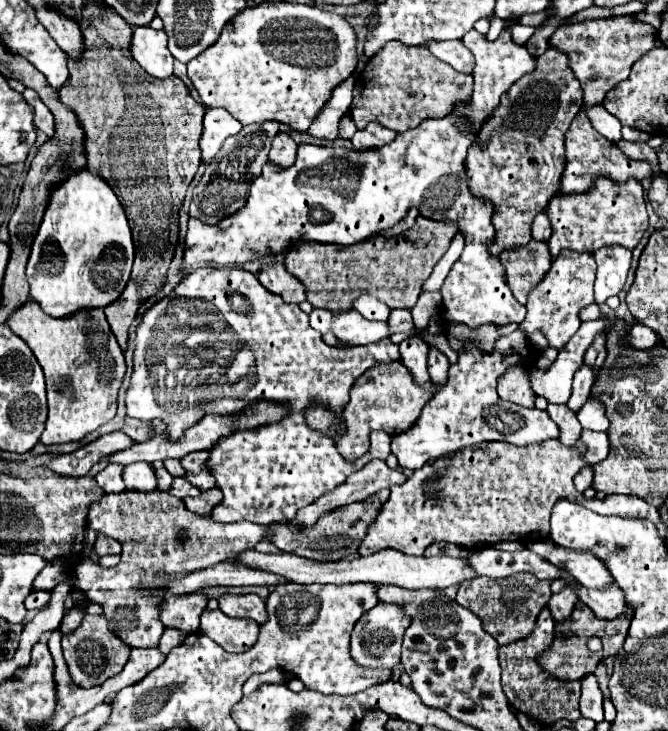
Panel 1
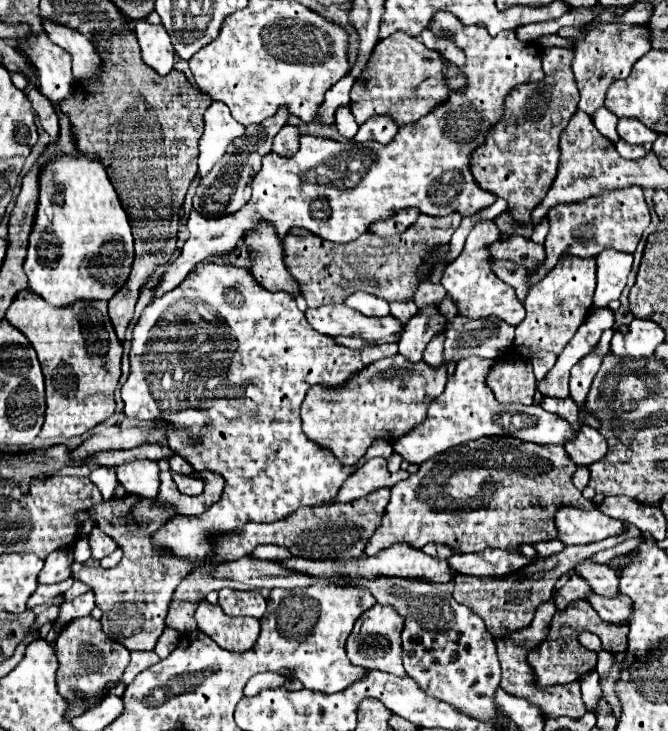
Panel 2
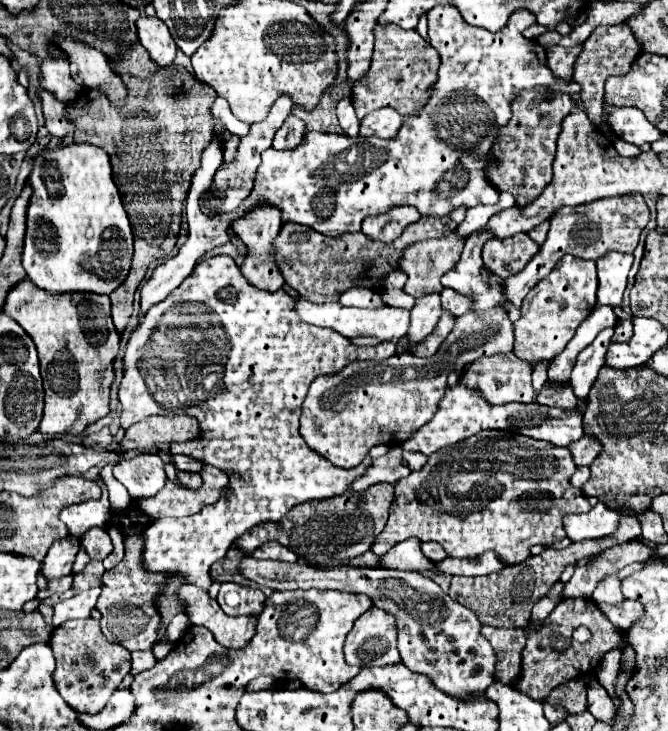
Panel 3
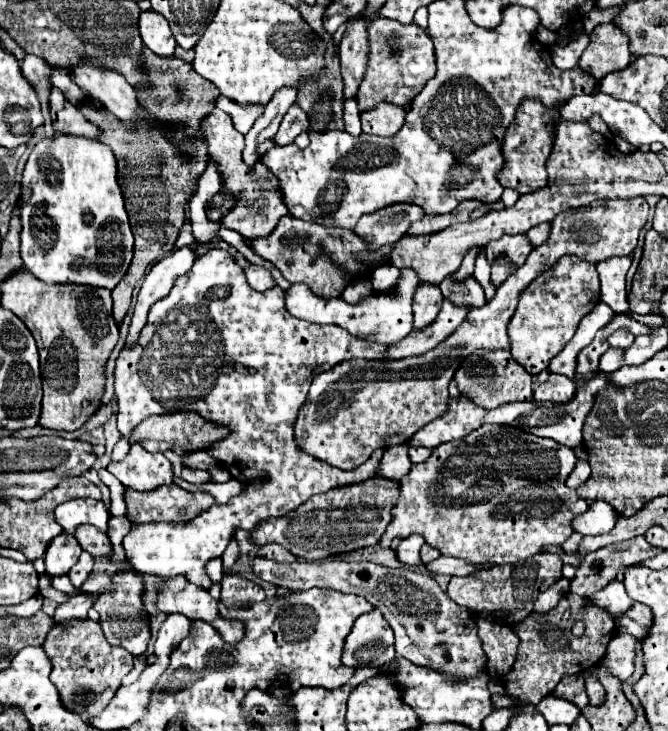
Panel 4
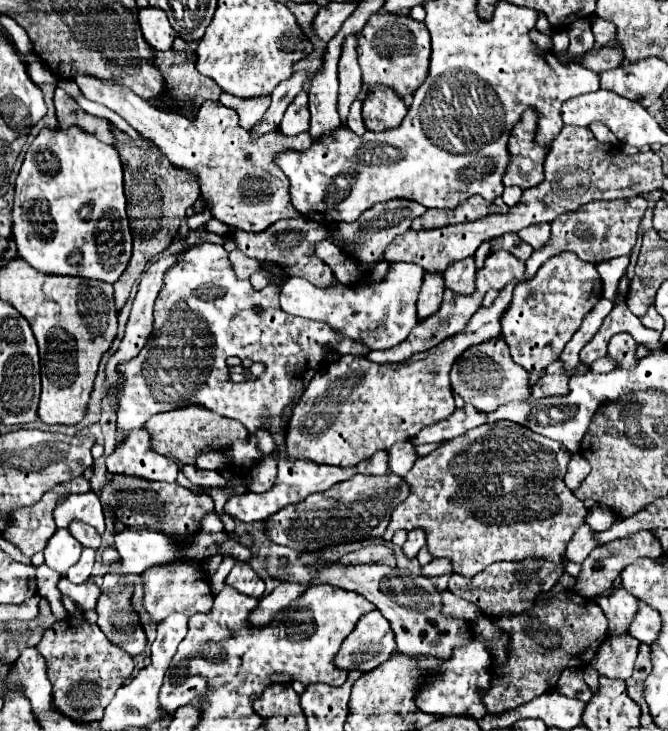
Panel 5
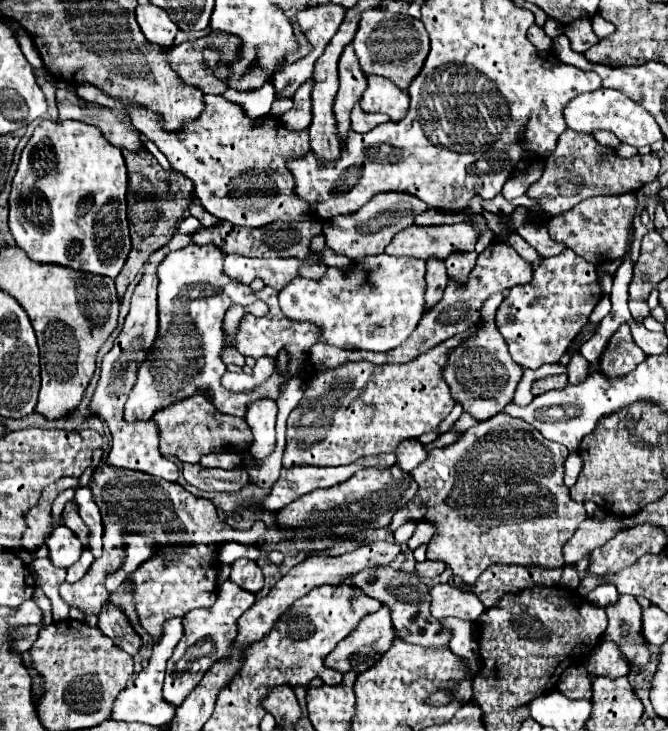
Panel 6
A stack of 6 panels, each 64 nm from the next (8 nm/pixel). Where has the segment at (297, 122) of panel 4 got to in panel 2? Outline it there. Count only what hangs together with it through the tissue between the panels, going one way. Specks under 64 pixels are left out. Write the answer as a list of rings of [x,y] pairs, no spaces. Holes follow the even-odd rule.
[[[282,126],[282,130],[276,134],[274,138],[274,144],[272,144],[272,150],[276,154],[288,154],[292,156],[294,152],[298,152],[298,140],[300,140],[300,130],[298,126]]]

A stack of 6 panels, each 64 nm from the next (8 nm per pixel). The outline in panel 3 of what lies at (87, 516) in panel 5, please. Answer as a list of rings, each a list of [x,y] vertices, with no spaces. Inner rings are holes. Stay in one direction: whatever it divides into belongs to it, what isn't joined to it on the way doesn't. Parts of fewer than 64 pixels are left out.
[[[99,475],[98,484],[104,492],[98,502],[88,500],[82,504],[72,504],[60,512],[59,519],[66,524],[70,535],[80,538],[84,534],[84,530],[88,530],[92,526],[106,528],[112,514],[110,514],[110,502],[109,496],[106,494],[106,486],[104,486]]]

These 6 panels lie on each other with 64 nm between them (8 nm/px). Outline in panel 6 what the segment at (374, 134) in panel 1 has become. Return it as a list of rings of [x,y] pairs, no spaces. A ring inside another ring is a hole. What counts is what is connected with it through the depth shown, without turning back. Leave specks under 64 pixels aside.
[[[366,76],[368,88],[362,96],[362,110],[366,112],[384,112],[394,122],[402,120],[408,110],[408,96],[396,84],[388,82],[382,76]]]

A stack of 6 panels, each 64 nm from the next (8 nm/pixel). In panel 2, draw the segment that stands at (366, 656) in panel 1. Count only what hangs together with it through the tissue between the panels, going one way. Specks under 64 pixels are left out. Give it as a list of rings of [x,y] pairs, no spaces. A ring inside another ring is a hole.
[[[380,604],[372,606],[356,620],[352,634],[348,636],[348,642],[346,642],[348,660],[366,670],[376,668],[376,670],[384,670],[384,672],[402,676],[404,666],[402,666],[402,656],[400,656],[400,632],[402,632],[402,620],[394,612],[394,608],[380,606]]]

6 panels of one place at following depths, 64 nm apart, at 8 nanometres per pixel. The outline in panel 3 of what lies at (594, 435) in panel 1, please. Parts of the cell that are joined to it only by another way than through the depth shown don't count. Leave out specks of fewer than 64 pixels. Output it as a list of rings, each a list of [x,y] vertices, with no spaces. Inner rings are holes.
[[[582,436],[576,444],[570,444],[568,448],[570,448],[570,452],[574,452],[572,456],[578,466],[588,466],[600,452],[600,444],[588,436]]]

